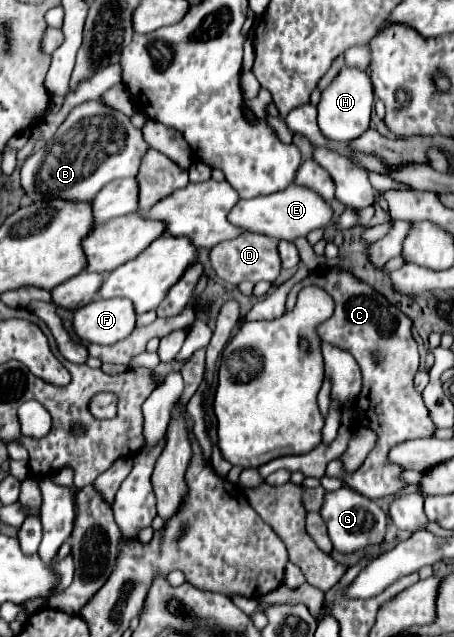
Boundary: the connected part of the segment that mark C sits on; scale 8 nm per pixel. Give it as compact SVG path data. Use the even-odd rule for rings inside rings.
M327 268L325 272L313 272L305 280L301 280L289 292L287 312L293 310L297 302L297 292L309 284L321 286L335 300L333 316L317 326L319 338L351 352L363 372L363 388L355 402L355 426L365 426L377 432L377 444L357 472L345 474L341 462L333 460L327 466L327 476L341 478L349 488L357 490L367 498L399 494L405 482L401 482L399 478L401 468L387 460L391 446L411 438L429 438L435 430L433 422L429 420L429 412L423 404L423 398L413 386L413 376L419 370L419 352L411 336L411 320L401 310L397 310L397 306L393 306L383 294L377 294L377 290L365 286L365 282L357 282L357 278L353 278L353 274L343 268ZM371 352L381 354L379 364L371 358Z

